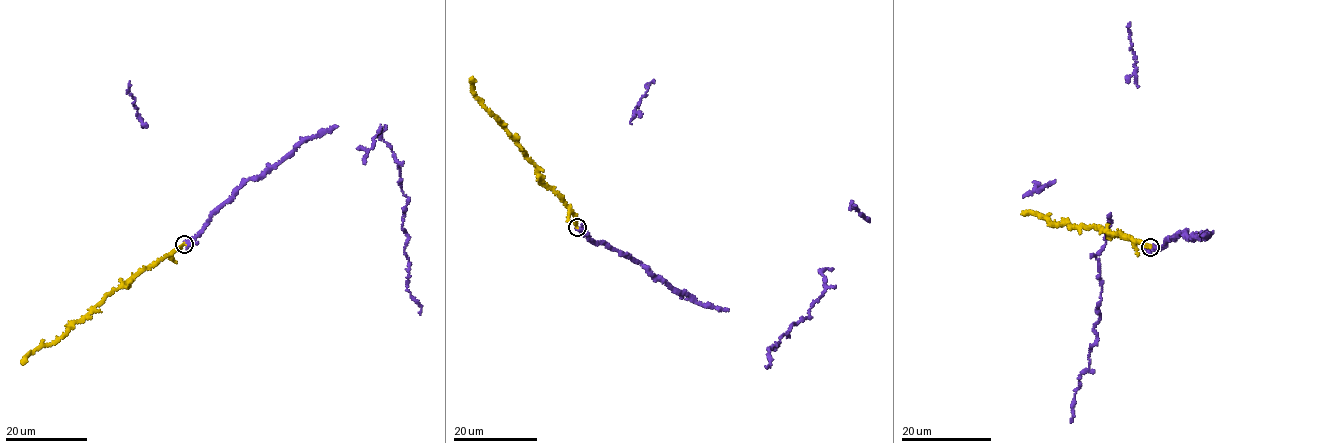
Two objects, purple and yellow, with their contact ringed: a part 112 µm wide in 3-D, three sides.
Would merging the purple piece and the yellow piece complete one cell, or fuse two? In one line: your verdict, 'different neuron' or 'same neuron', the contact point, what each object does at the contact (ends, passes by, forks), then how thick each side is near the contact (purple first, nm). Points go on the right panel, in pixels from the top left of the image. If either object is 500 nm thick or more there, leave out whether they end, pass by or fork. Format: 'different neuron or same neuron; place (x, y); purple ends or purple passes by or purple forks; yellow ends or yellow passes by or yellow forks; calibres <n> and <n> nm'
same neuron; place (1150, 247); purple forks; yellow ends; calibres 280 and 340 nm

